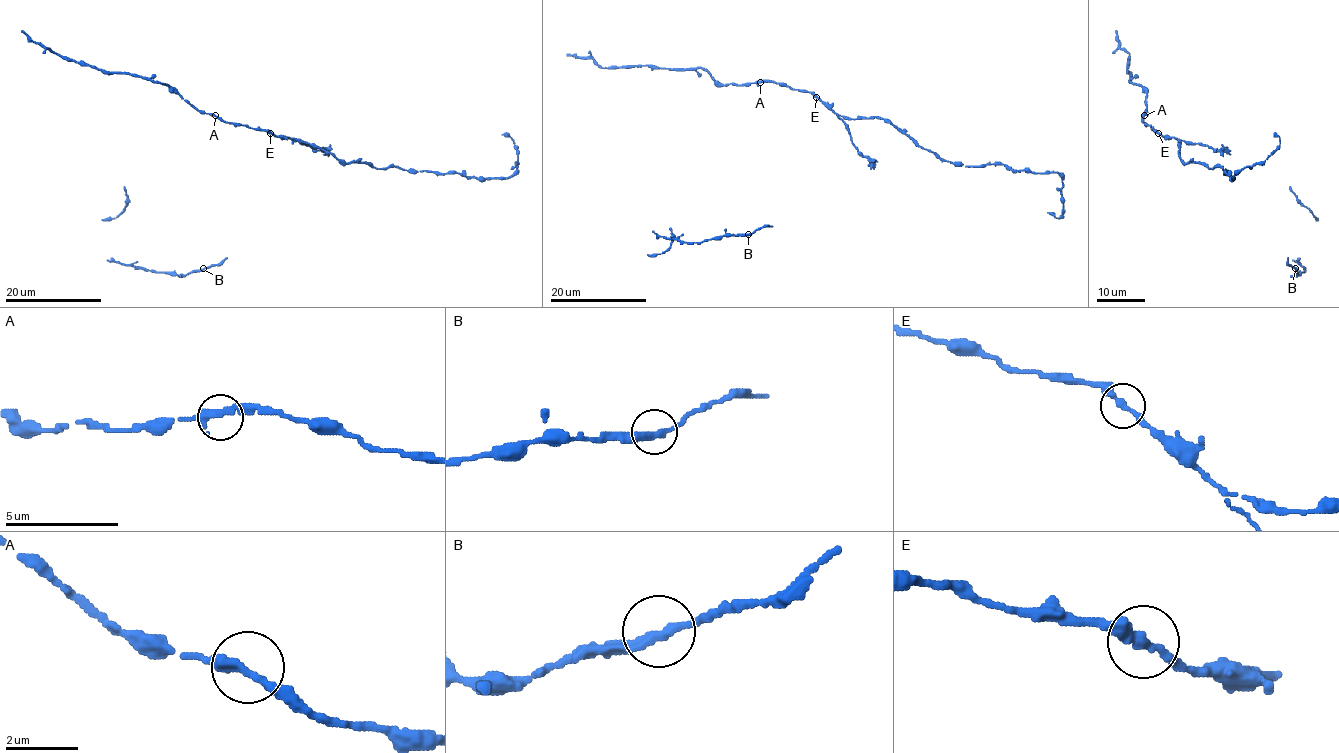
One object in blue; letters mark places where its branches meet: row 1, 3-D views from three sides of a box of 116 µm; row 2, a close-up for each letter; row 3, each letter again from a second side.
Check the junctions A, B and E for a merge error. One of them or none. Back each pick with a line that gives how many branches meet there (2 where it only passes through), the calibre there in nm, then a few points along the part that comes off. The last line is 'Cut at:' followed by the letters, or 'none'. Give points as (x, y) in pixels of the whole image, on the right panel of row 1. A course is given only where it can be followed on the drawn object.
Cut at: none

